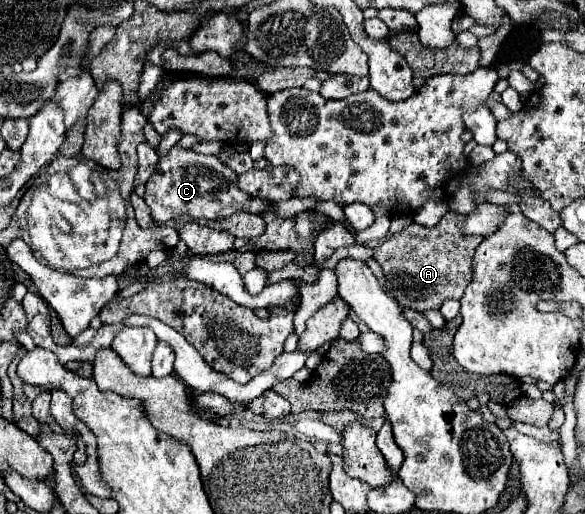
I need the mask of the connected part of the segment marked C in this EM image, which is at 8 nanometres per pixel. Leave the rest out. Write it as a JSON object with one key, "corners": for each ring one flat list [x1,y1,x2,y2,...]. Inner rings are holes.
{"corners":[[174,146,168,156,160,158,156,172,146,182,146,204,152,210,154,220,174,220,182,214,192,218,218,218,222,208,238,206,246,208,250,204,250,196,238,188,238,174,232,172,218,156,196,154,194,150,186,150],[186,166,186,168,184,168]]}

